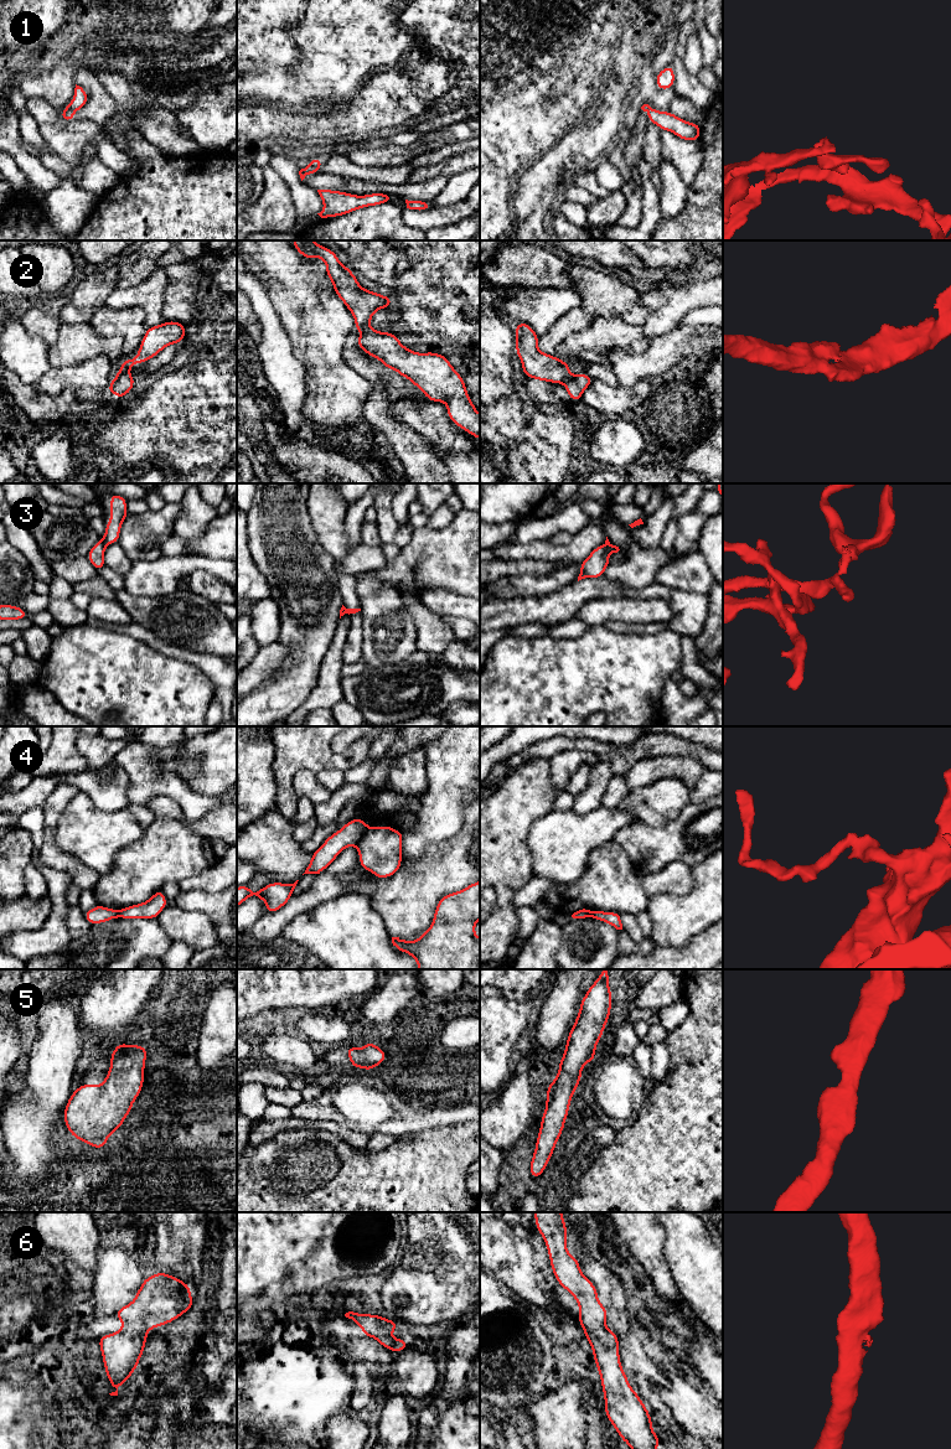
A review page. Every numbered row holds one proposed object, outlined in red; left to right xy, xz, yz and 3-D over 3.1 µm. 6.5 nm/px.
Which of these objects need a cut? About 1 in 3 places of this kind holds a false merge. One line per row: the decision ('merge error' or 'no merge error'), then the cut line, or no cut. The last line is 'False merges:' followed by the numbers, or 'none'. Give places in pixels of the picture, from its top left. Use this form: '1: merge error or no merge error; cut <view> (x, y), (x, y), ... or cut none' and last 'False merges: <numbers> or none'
1: merge error; cut xy (66, 107), (72, 115)
2: merge error; cut xy (127, 371), (117, 377)
3: merge error; cut xy (102, 539), (106, 546)
4: merge error; cut xz (368, 827), (356, 845)
5: no merge error; cut none
6: no merge error; cut none
False merges: 1, 2, 3, 4

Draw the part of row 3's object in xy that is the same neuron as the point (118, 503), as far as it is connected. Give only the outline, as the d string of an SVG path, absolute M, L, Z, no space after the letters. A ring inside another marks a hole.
M110 493L110 521L105 522L105 534L103 542L105 545L118 543L123 521L128 517L126 498Z

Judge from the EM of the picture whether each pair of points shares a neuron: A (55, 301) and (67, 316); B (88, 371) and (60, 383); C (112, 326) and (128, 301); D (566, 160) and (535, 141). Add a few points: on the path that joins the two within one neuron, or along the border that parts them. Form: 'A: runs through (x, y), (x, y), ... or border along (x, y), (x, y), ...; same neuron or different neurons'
A: border along (67, 296), (67, 301), (60, 309); different neurons
B: runs through (81, 376), (67, 377); same neuron
C: border along (106, 306), (139, 308), (145, 314), (148, 324); different neurons
D: border along (569, 129), (527, 169); different neurons

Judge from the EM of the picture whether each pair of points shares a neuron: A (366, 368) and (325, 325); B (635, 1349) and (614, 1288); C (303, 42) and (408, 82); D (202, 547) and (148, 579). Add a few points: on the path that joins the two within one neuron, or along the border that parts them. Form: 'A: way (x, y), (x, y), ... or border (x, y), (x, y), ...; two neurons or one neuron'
A: border (355, 327), (346, 340), (342, 357), (356, 371); two neurons
B: way (625, 1334), (619, 1323), (618, 1303); one neuron
C: border (396, 63), (371, 71), (355, 91); two neurons
D: border (189, 552), (220, 559); two neurons

